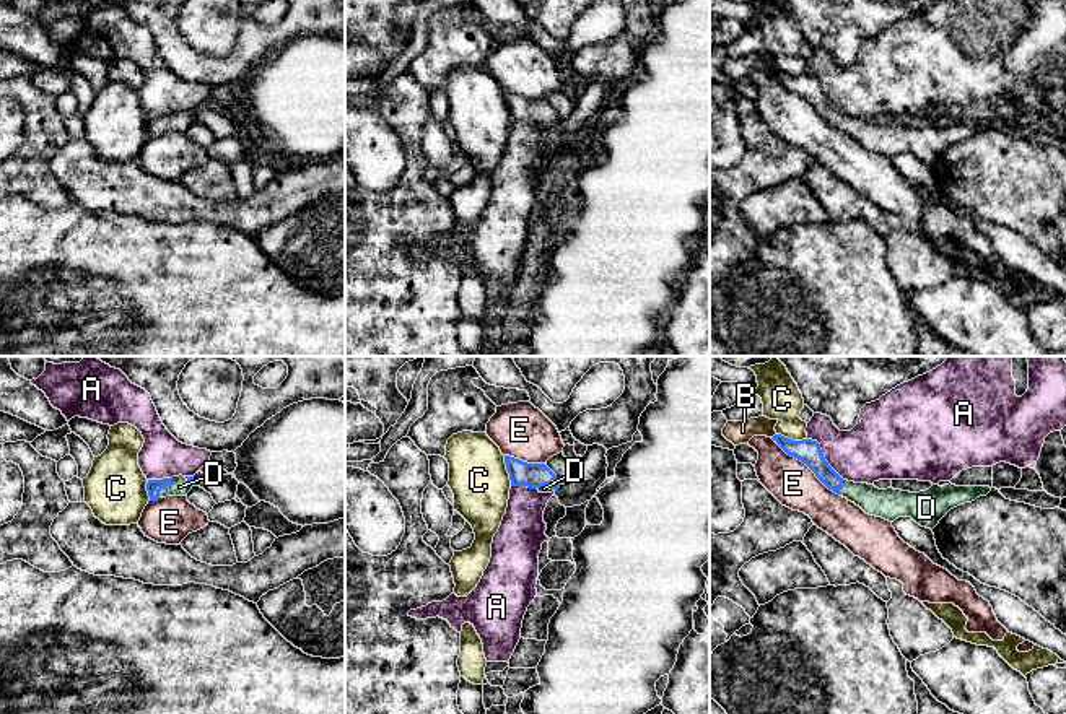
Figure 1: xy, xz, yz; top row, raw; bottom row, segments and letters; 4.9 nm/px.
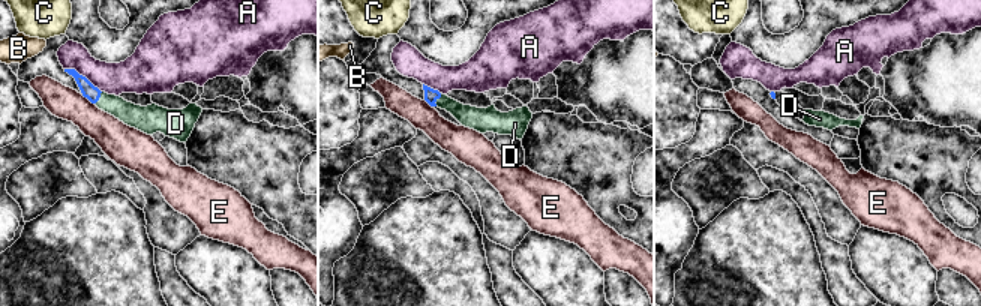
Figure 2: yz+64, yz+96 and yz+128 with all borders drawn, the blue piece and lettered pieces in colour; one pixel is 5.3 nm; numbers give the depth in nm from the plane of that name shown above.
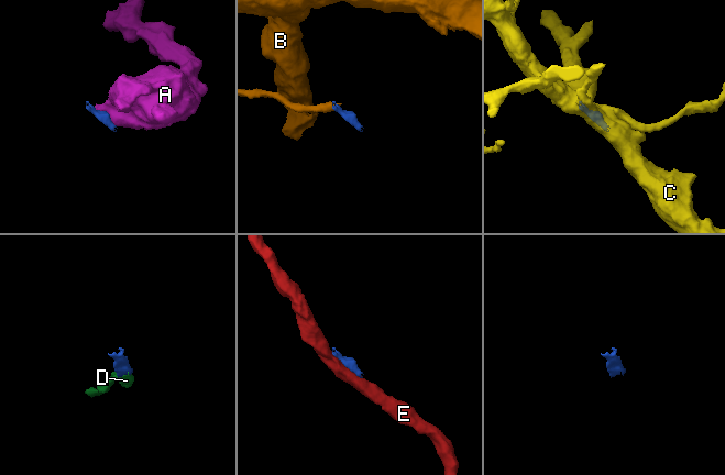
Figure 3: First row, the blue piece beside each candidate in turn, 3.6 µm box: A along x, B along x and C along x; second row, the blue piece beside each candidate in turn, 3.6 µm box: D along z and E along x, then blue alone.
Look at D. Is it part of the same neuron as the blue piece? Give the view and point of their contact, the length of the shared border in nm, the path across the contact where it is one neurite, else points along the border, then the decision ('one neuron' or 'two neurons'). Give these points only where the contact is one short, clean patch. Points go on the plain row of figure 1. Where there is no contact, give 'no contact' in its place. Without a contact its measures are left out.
meets blue in xy at (163, 124); contact 120 nm long; runs through xy (153, 122), (163, 124), (179, 122); one neuron

